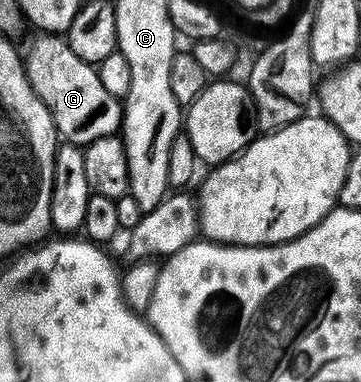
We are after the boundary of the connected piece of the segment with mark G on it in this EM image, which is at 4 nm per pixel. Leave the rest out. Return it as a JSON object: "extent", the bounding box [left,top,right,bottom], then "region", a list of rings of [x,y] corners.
{"extent":[25,33,123,145],"region":[[[39,33],[34,37],[36,39],[27,47],[27,55],[25,51],[27,79],[37,93],[37,97],[49,109],[55,122],[56,132],[66,142],[76,145],[86,145],[101,137],[116,134],[123,125],[123,105],[120,96],[109,93],[109,89],[105,89],[105,85],[101,85],[98,70],[92,64],[81,61],[81,57],[77,57],[77,53],[73,53],[73,49],[69,49],[66,38],[55,33]]]}

